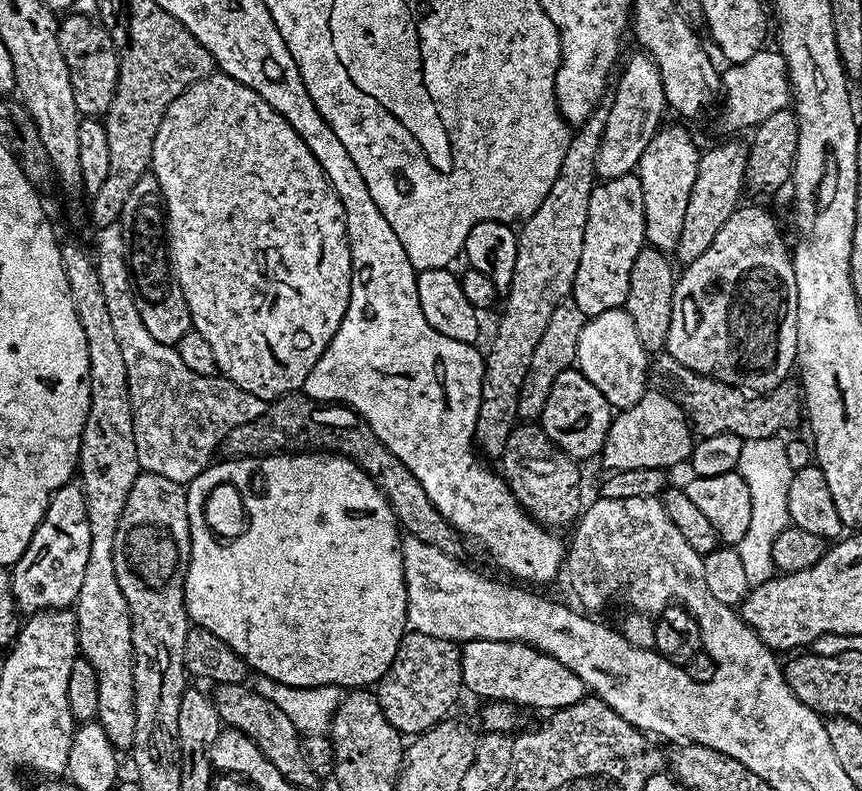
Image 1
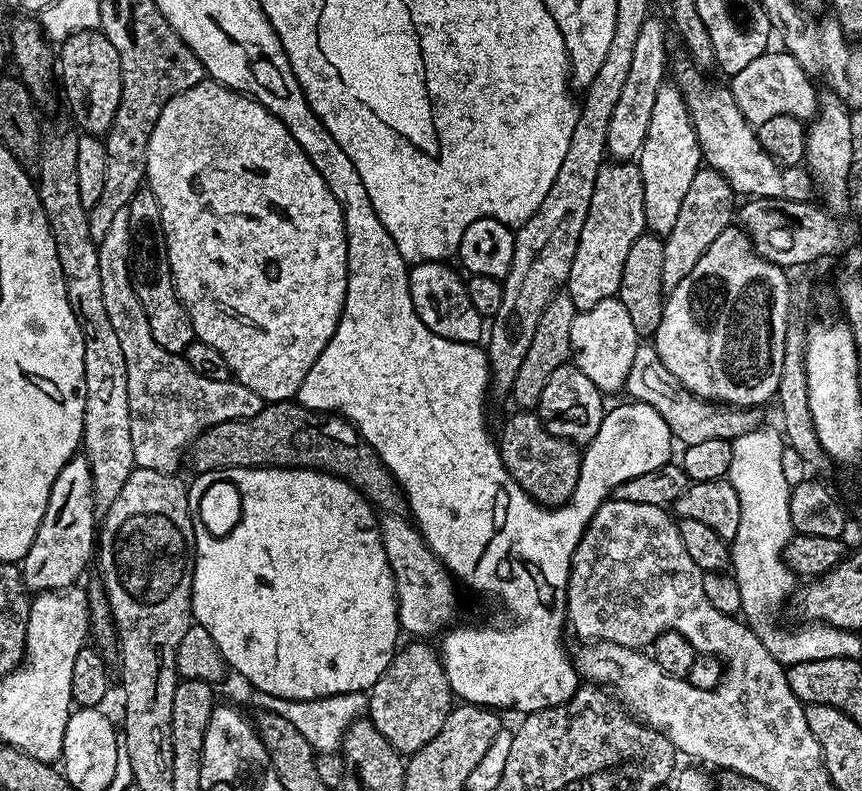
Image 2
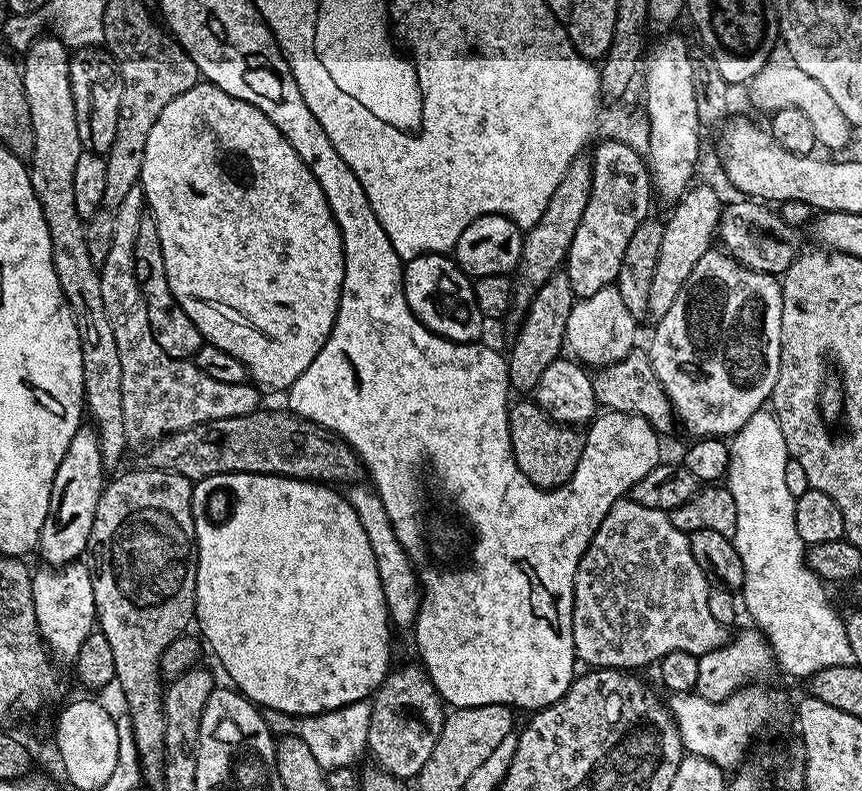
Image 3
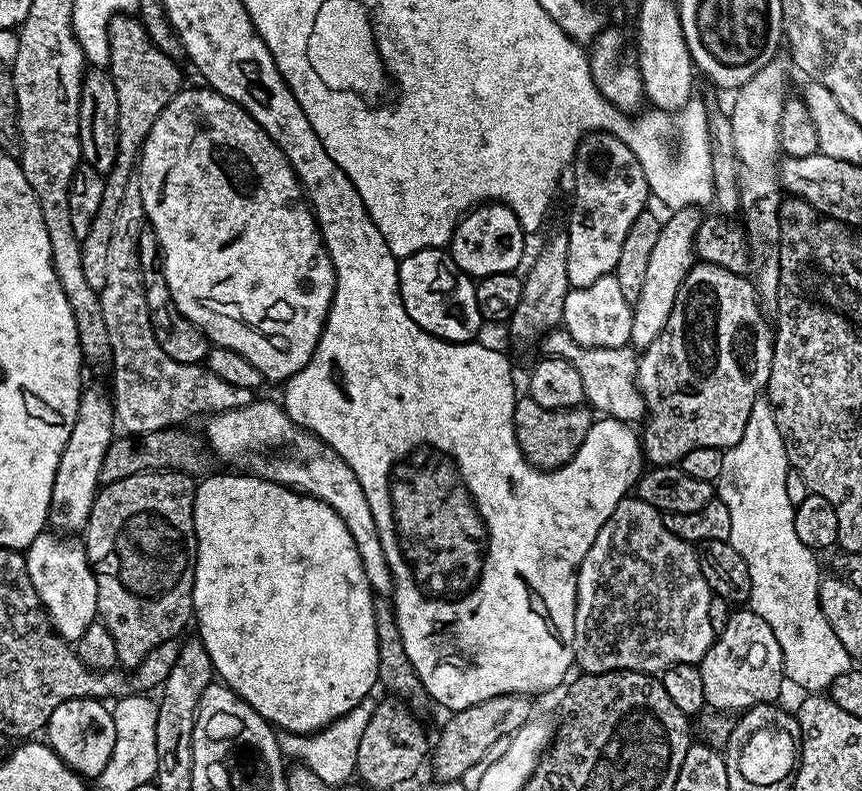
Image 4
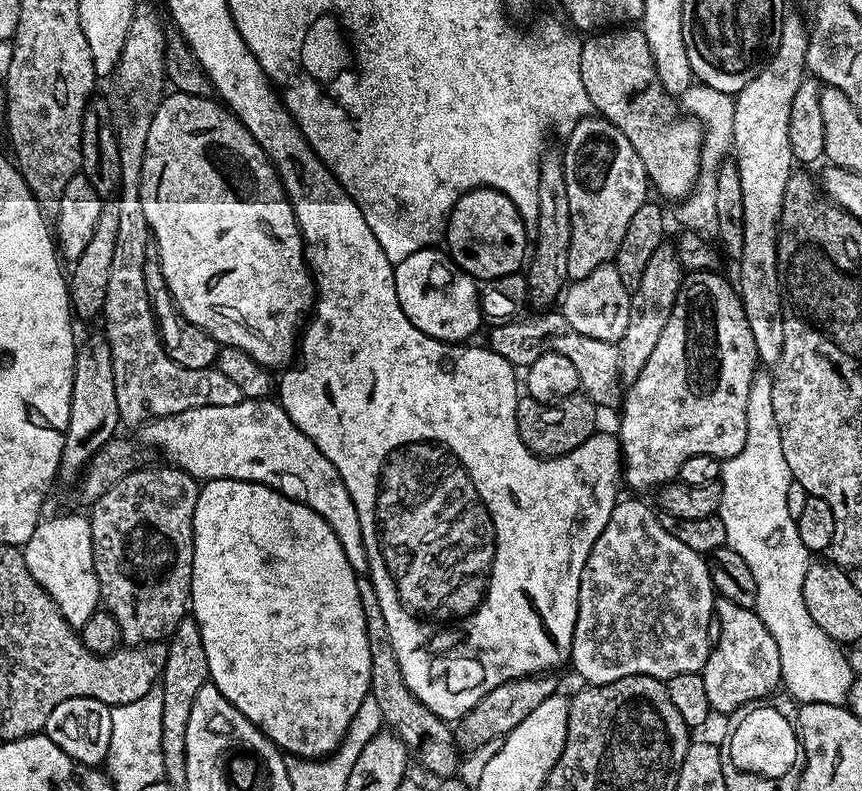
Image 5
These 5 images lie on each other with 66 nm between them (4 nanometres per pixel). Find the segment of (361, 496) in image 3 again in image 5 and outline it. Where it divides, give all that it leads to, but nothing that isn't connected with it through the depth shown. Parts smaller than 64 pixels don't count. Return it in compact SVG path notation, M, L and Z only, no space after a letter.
M265 398L263 400L243 400L234 406L198 406L190 410L182 410L182 414L170 414L157 420L149 420L147 424L139 429L139 439L149 449L157 448L169 456L171 463L183 472L189 472L198 482L209 480L249 480L255 484L265 484L266 487L289 496L299 504L310 506L320 517L328 523L330 530L342 542L342 550L346 550L346 558L350 566L357 574L367 573L368 555L364 553L364 543L360 541L360 523L358 522L358 510L354 510L354 502L338 474L338 470L294 426L283 408L275 399Z

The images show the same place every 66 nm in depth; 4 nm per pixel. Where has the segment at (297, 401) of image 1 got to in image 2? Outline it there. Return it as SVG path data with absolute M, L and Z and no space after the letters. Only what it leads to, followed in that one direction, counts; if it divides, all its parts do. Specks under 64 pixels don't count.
M292 400L265 403L261 412L250 418L222 422L206 430L190 446L190 460L191 456L197 473L227 468L317 468L347 480L381 513L399 513L406 504L396 477L380 461L380 455L360 439L349 420L339 414L318 418L313 408Z

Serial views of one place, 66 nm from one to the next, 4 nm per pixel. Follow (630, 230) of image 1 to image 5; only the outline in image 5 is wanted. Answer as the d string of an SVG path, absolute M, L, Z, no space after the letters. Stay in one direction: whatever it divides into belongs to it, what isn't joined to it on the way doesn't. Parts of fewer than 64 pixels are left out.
M592 114L567 133L562 151L566 194L570 198L570 250L566 258L569 281L594 274L603 264L615 261L630 218L649 199L650 183L638 151L621 128Z

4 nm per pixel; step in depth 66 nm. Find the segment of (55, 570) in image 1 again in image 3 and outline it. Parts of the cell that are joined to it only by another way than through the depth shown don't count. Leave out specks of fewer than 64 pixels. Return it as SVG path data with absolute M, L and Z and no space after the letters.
M82 426L74 434L74 438L70 438L70 446L66 446L66 454L58 466L58 474L54 474L50 506L46 522L42 522L38 545L38 553L40 552L45 565L71 564L85 555L90 526L94 526L94 510L98 506L98 498L104 491L105 483L106 469L102 462L100 438L91 427Z

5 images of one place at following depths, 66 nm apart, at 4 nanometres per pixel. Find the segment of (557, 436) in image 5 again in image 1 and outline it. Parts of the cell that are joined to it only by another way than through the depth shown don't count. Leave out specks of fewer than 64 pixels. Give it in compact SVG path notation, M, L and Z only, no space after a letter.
M532 422L513 427L502 463L502 480L507 491L508 488L512 491L512 496L516 499L513 501L537 524L560 530L556 528L563 524L571 525L581 515L580 472L576 469L579 467L565 458L564 452L549 440L543 428Z

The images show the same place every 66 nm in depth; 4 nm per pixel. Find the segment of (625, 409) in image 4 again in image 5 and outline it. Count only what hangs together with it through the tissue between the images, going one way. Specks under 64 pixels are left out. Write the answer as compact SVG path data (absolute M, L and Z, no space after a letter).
M548 310L543 314L536 315L540 316L532 316L529 320L517 318L493 327L496 329L489 334L488 340L486 340L487 347L500 354L502 358L506 358L513 366L533 364L539 356L547 352L550 354L562 354L562 358L567 358L574 366L574 370L578 370L578 382L580 383L580 392L583 395L587 396L597 406L614 403L616 400L616 384L618 385L620 380L620 363L618 362L616 344L602 342L598 338L589 338L586 334L578 334L578 330L574 330L574 326L570 326L570 322L566 322L563 311Z

